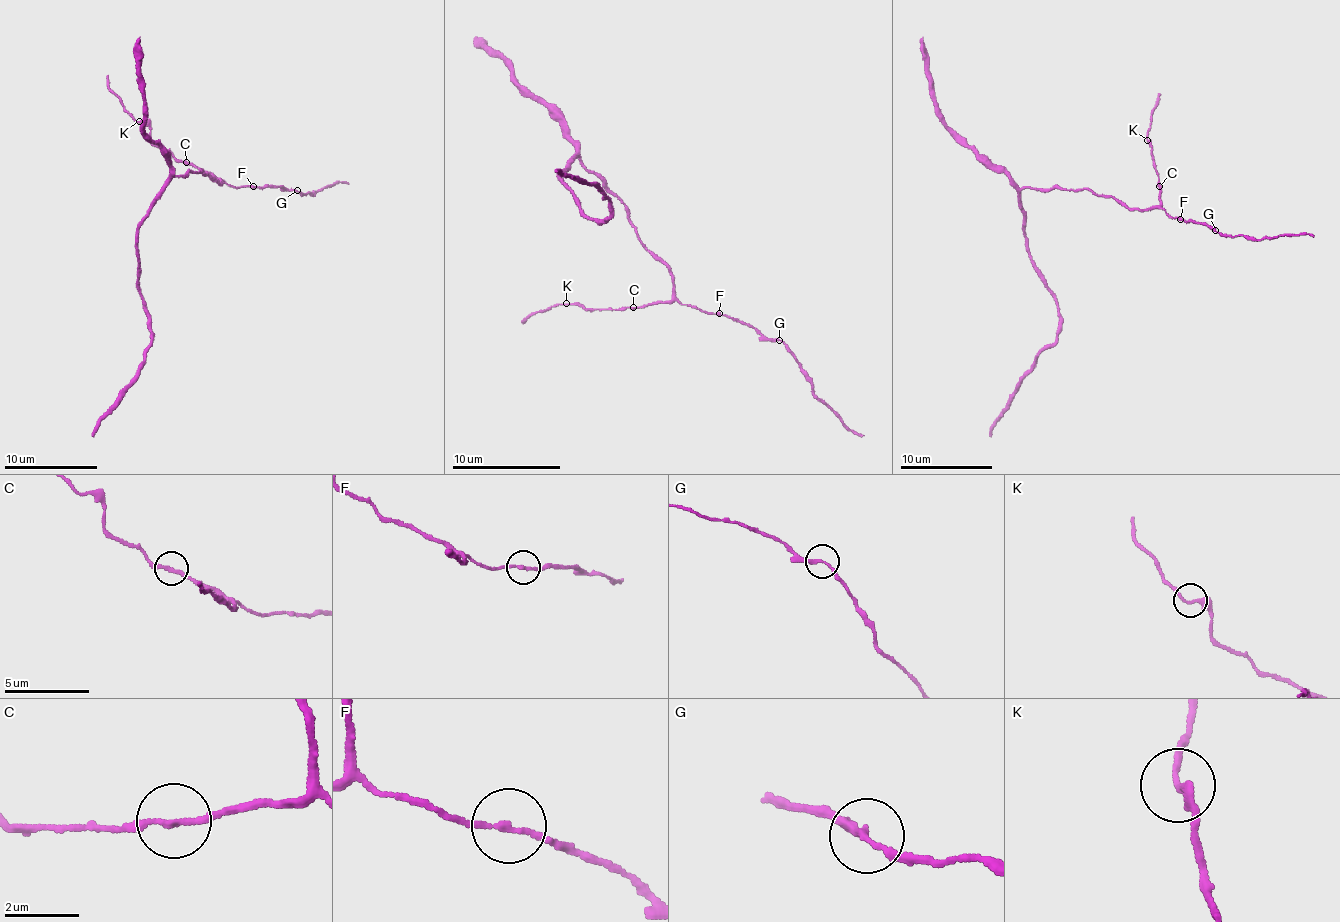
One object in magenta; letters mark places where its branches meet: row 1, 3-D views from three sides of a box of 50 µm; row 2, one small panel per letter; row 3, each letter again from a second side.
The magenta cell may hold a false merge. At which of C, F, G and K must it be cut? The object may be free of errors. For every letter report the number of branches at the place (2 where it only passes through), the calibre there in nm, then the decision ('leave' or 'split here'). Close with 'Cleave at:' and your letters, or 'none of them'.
C: 2 | 180 nm | leave
F: 2 | 160 nm | leave
G: 2 | 160 nm | leave
K: 2 | 170 nm | leave
Cleave at: none of them

